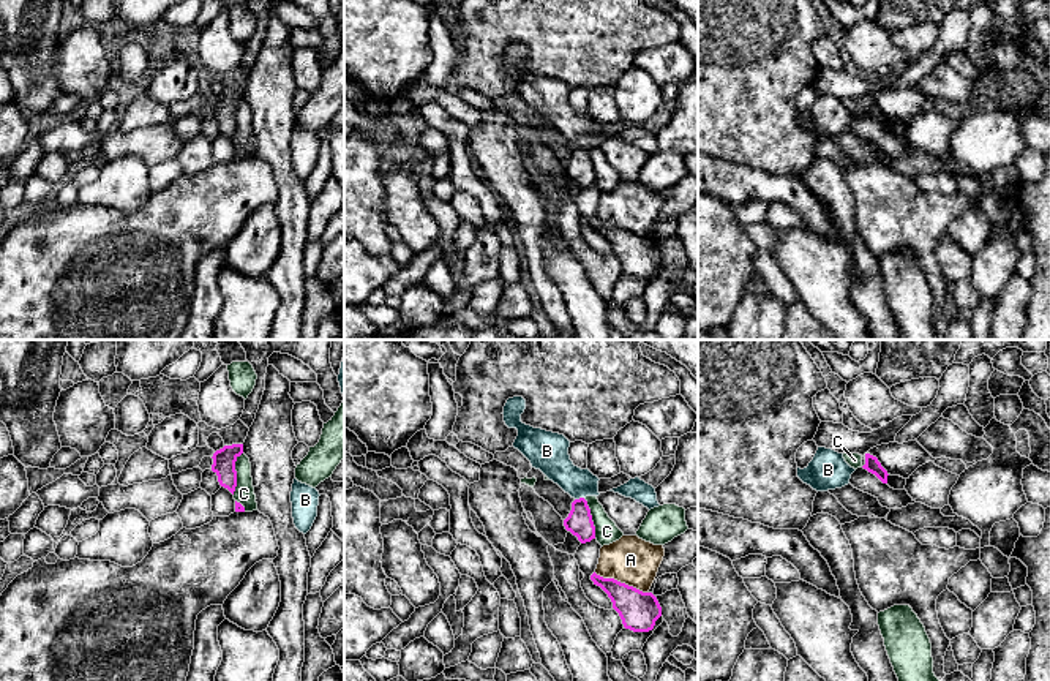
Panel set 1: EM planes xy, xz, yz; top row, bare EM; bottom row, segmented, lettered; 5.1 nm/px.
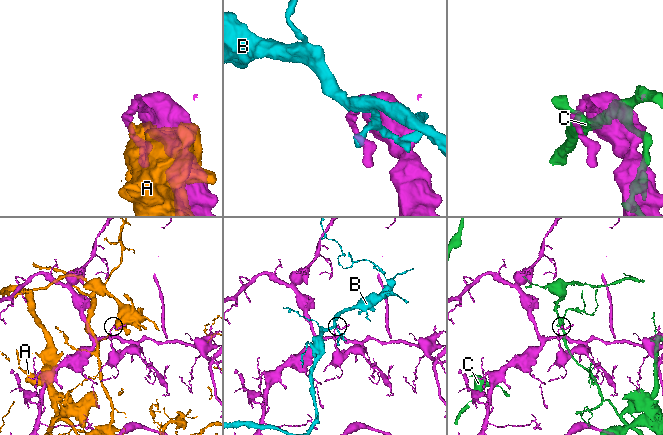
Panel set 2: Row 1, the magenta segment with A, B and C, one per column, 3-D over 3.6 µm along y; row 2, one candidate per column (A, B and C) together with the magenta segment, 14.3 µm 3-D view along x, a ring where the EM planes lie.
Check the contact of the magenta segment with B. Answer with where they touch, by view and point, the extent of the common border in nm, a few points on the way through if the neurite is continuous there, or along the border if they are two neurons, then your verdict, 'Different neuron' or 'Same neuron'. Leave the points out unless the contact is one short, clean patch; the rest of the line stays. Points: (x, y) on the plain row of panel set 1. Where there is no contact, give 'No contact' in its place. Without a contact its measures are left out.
Touches magenta at xz (580, 144). Shared border 50 nm. Boundary: xz (583, 142), (575, 146). Different neuron

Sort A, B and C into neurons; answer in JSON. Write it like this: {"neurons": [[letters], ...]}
{"neurons": [["A"], ["B"], ["C"]]}

